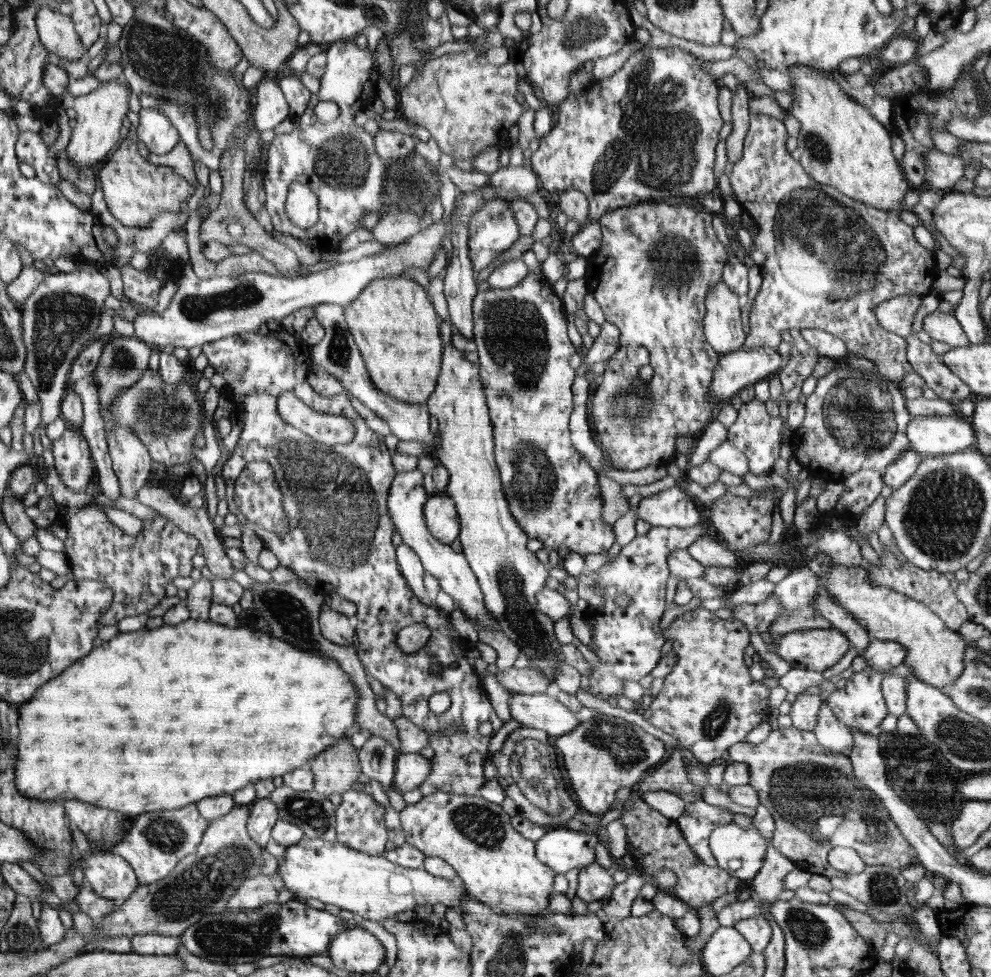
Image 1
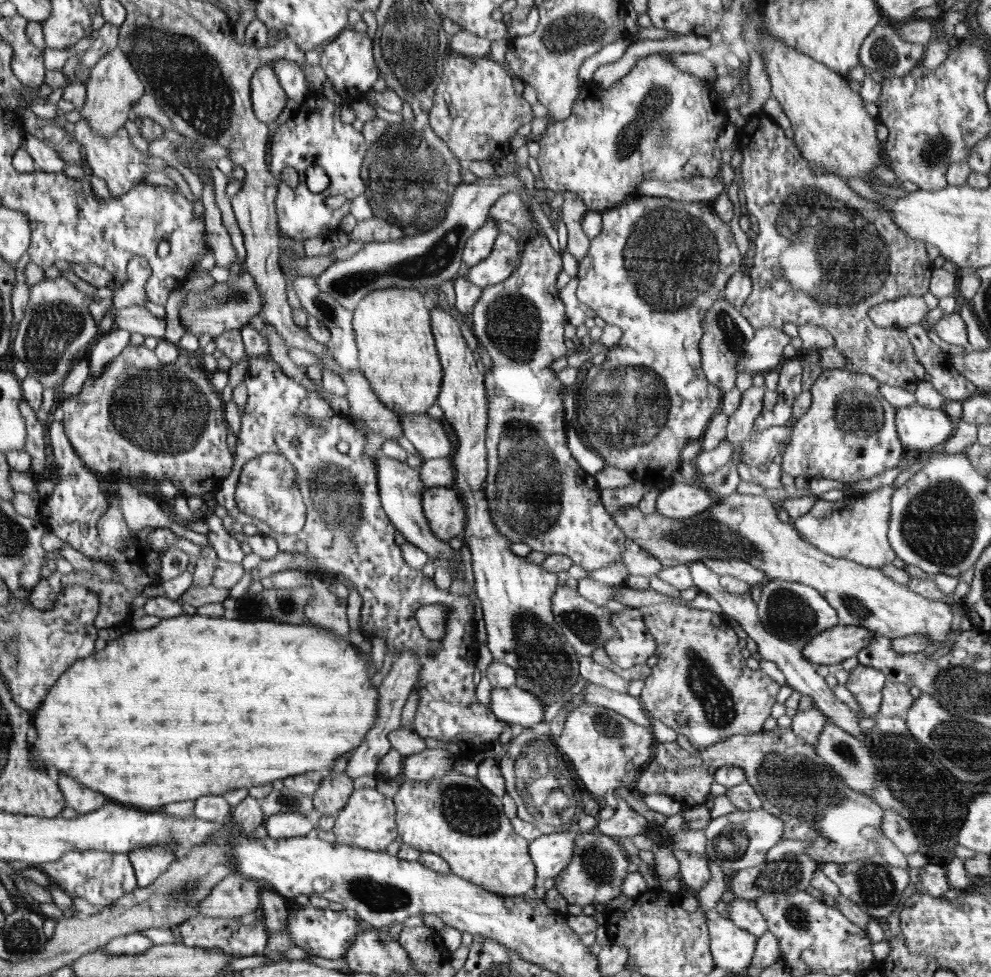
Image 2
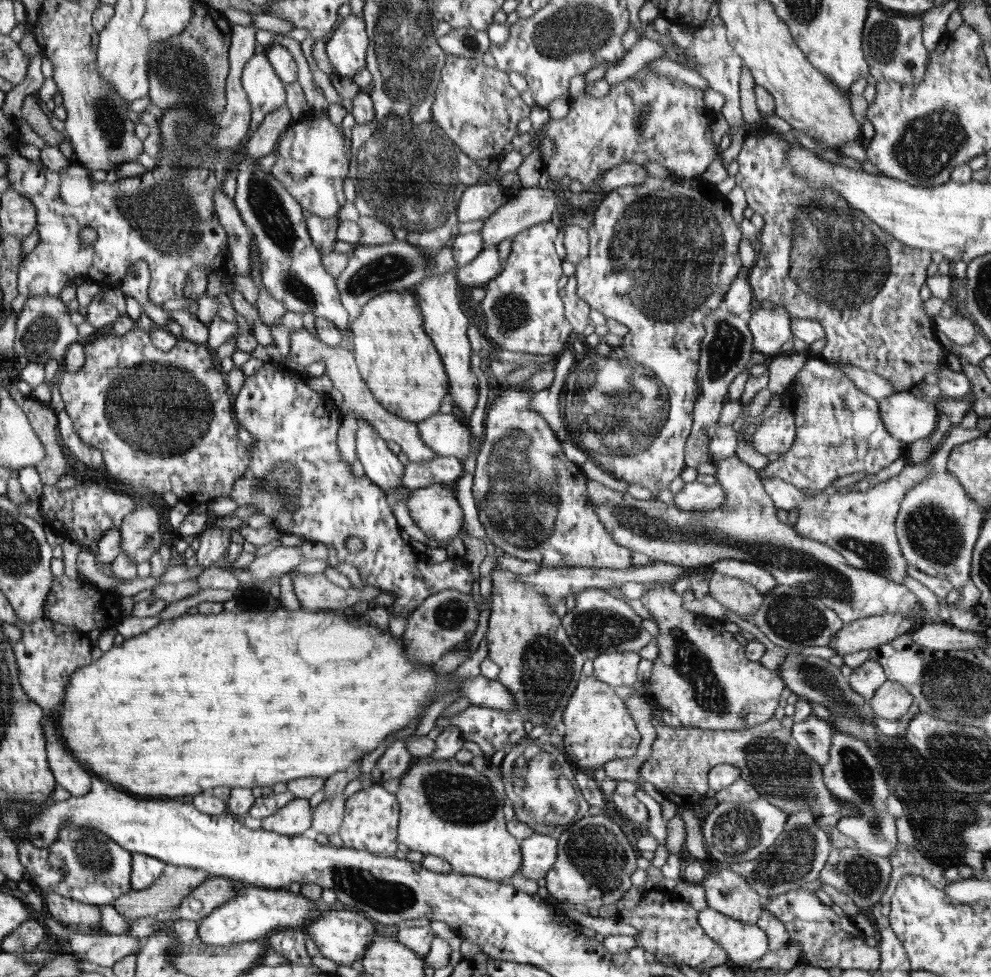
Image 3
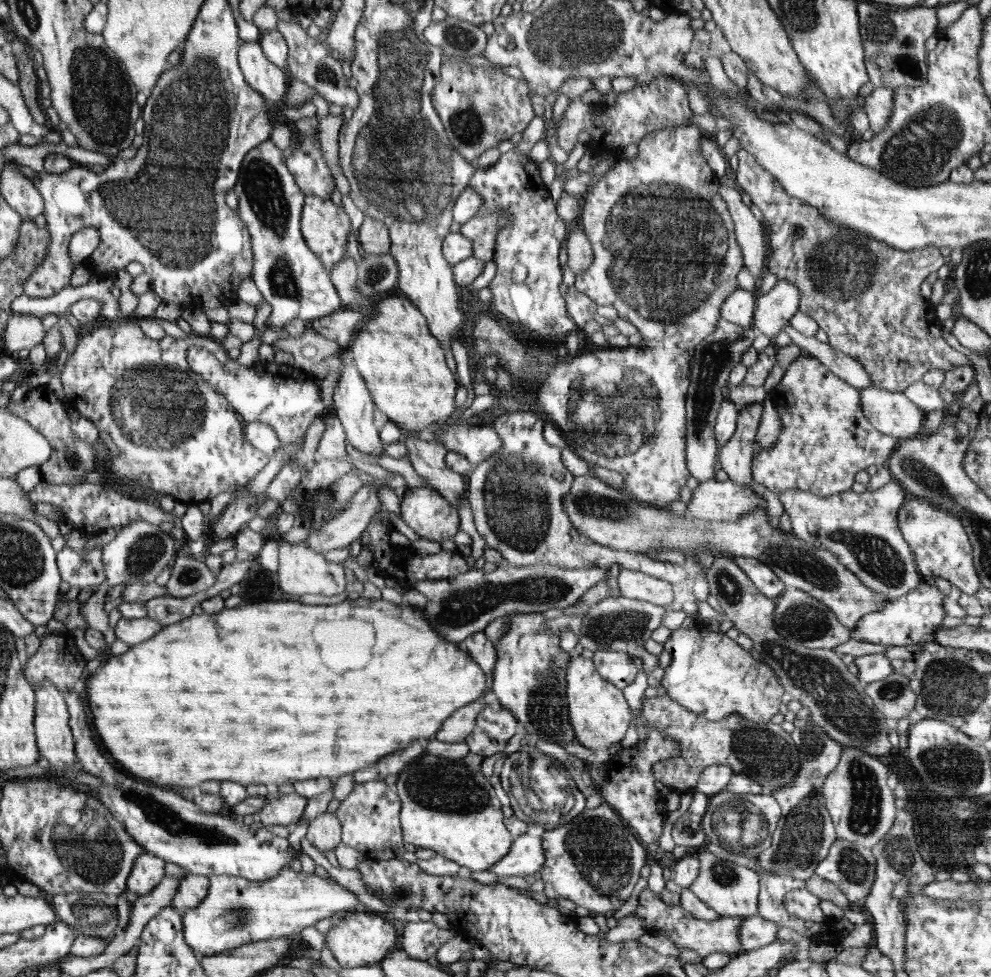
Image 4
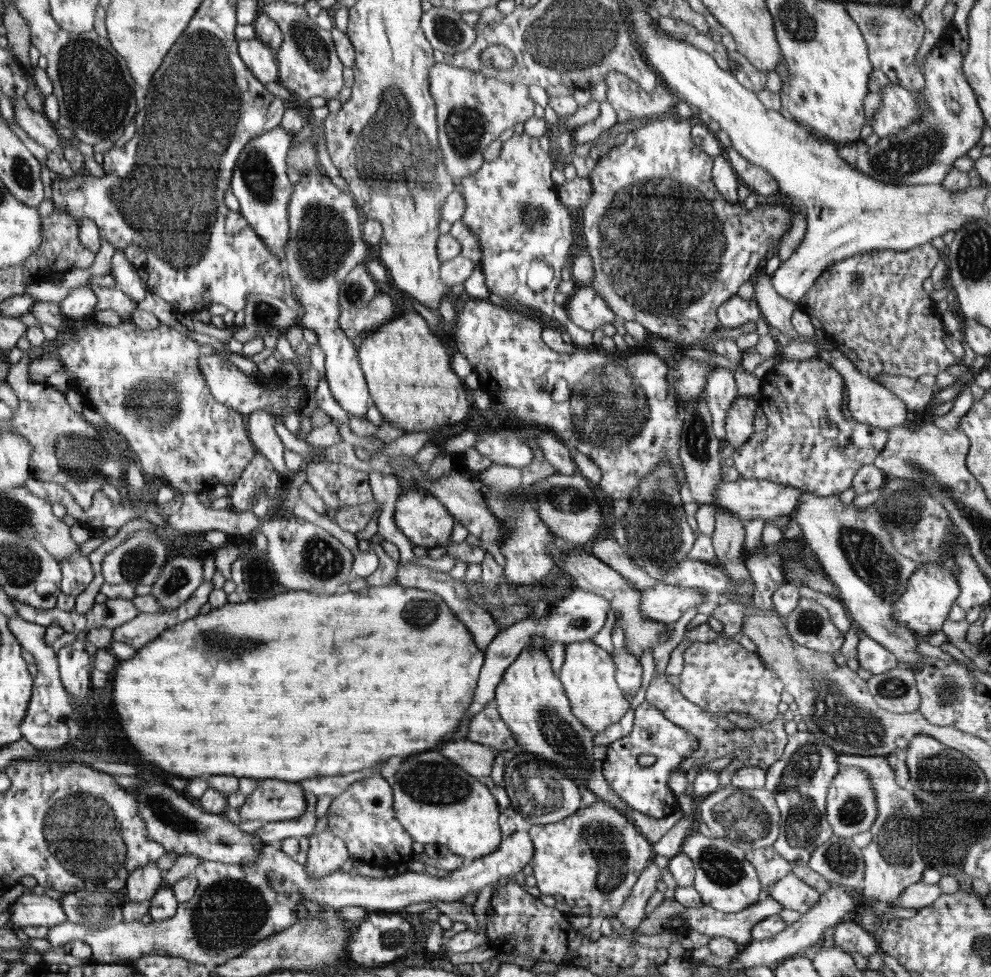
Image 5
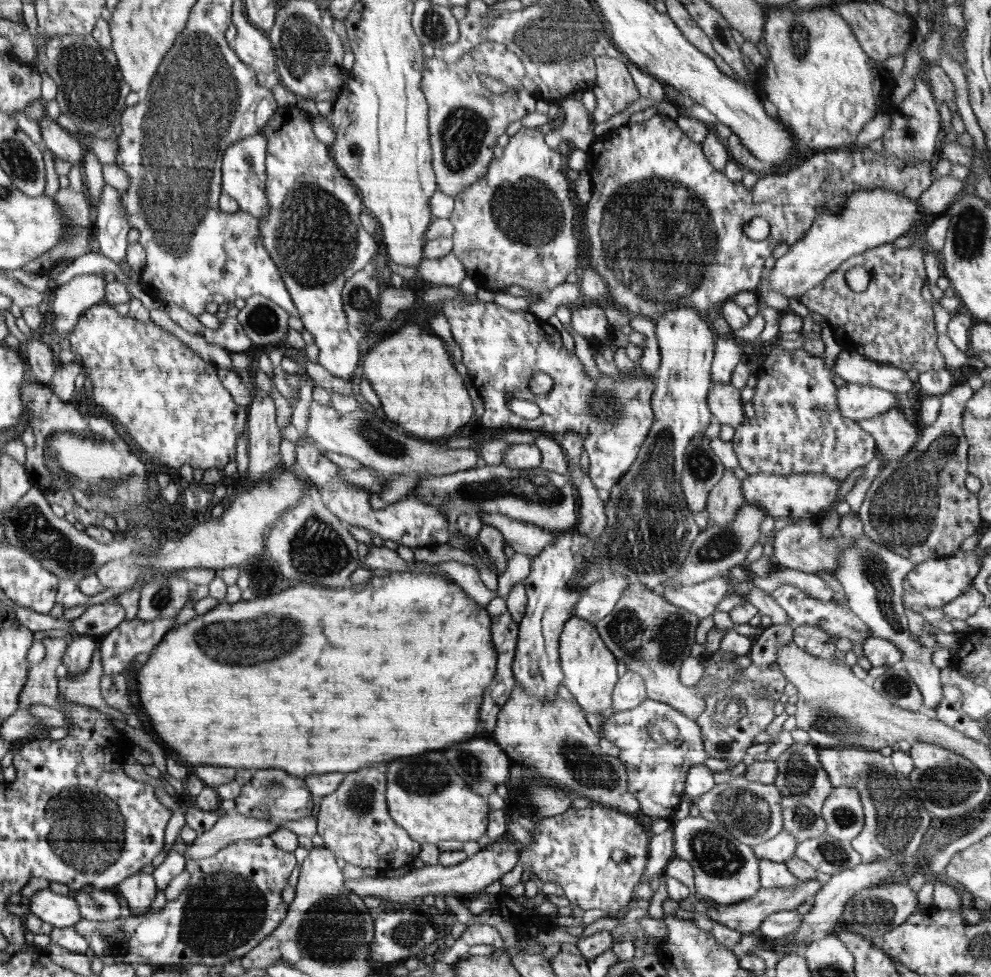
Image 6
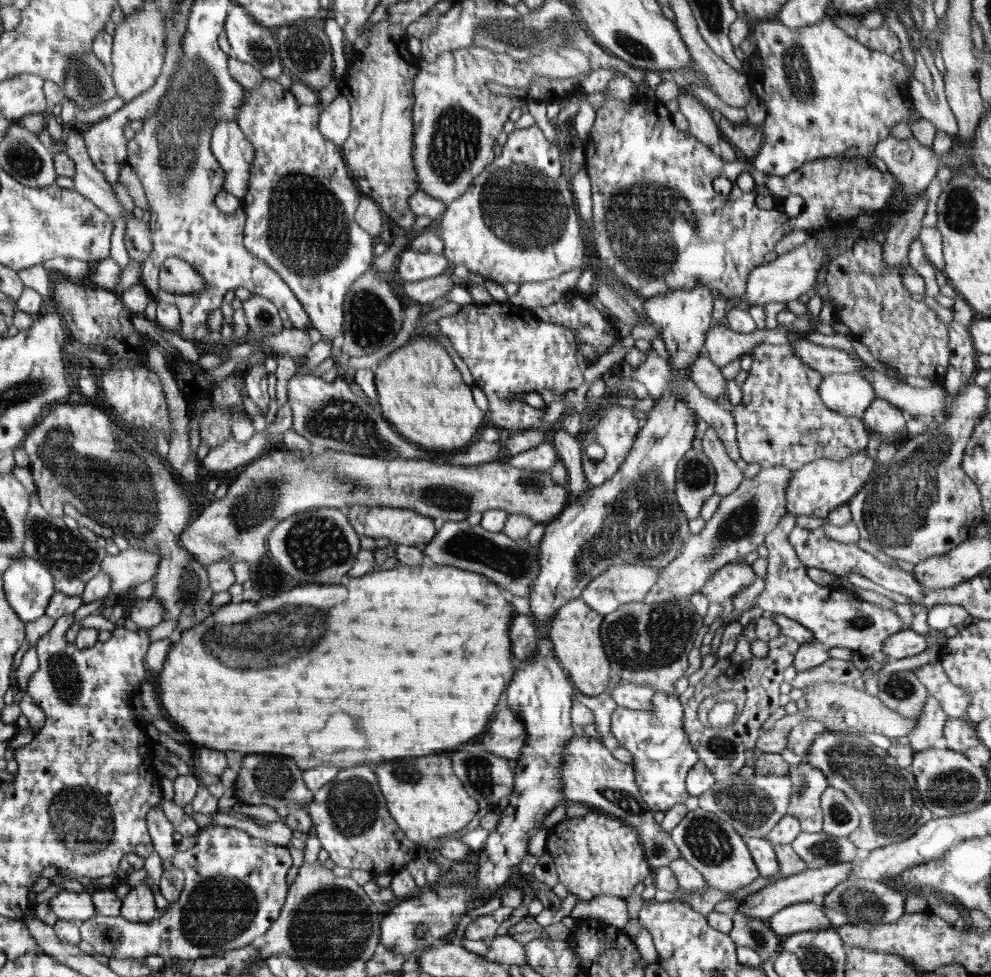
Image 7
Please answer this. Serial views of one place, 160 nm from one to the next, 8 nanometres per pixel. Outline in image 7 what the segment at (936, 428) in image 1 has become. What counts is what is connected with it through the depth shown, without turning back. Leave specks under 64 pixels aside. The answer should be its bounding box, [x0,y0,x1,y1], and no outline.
[818,373,878,420]

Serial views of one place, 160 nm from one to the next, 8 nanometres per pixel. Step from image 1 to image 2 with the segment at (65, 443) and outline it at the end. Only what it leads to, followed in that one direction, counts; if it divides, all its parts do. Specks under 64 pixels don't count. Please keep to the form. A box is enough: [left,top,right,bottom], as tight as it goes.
[61,345,235,497]

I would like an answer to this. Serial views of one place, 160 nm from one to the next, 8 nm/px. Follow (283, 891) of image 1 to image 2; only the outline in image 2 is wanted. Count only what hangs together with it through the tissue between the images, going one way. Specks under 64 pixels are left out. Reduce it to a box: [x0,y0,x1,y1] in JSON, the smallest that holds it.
[197,873,261,918]

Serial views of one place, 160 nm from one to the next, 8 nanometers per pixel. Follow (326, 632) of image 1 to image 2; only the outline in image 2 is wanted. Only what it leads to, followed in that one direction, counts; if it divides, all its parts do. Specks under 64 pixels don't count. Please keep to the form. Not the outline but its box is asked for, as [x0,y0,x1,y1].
[304,578,351,638]

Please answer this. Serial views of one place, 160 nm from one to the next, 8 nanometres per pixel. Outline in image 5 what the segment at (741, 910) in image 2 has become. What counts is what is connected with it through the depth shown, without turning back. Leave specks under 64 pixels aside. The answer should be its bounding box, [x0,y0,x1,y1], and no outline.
[681,830,762,913]

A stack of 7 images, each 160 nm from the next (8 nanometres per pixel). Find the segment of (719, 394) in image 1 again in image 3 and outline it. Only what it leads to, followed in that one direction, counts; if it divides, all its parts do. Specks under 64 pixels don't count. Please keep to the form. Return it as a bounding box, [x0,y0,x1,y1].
[747,306,793,360]

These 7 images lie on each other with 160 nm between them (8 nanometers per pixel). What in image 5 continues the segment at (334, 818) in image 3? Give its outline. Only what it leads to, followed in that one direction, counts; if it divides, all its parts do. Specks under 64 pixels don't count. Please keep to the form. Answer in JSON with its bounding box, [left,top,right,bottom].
[305,829,349,878]

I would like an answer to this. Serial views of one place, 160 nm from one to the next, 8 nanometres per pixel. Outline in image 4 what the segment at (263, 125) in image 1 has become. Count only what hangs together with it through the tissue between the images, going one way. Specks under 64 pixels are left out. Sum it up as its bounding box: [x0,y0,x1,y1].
[238,42,289,104]

